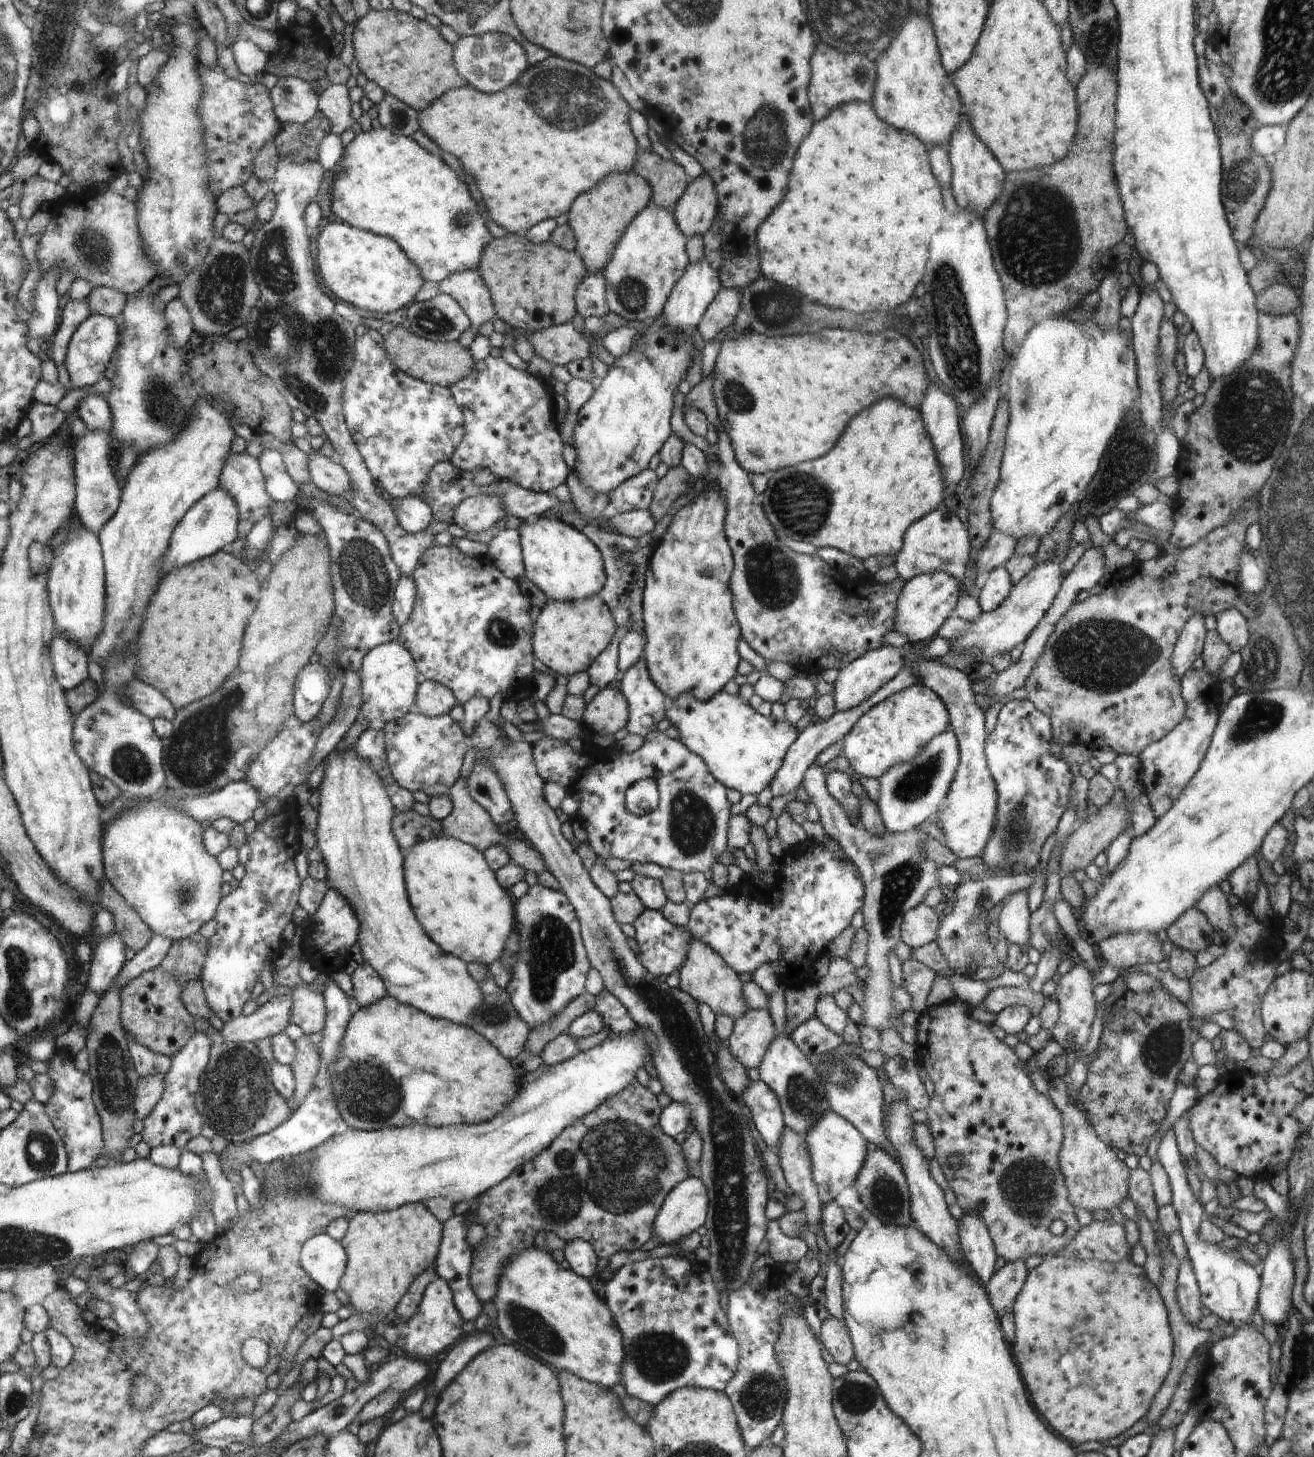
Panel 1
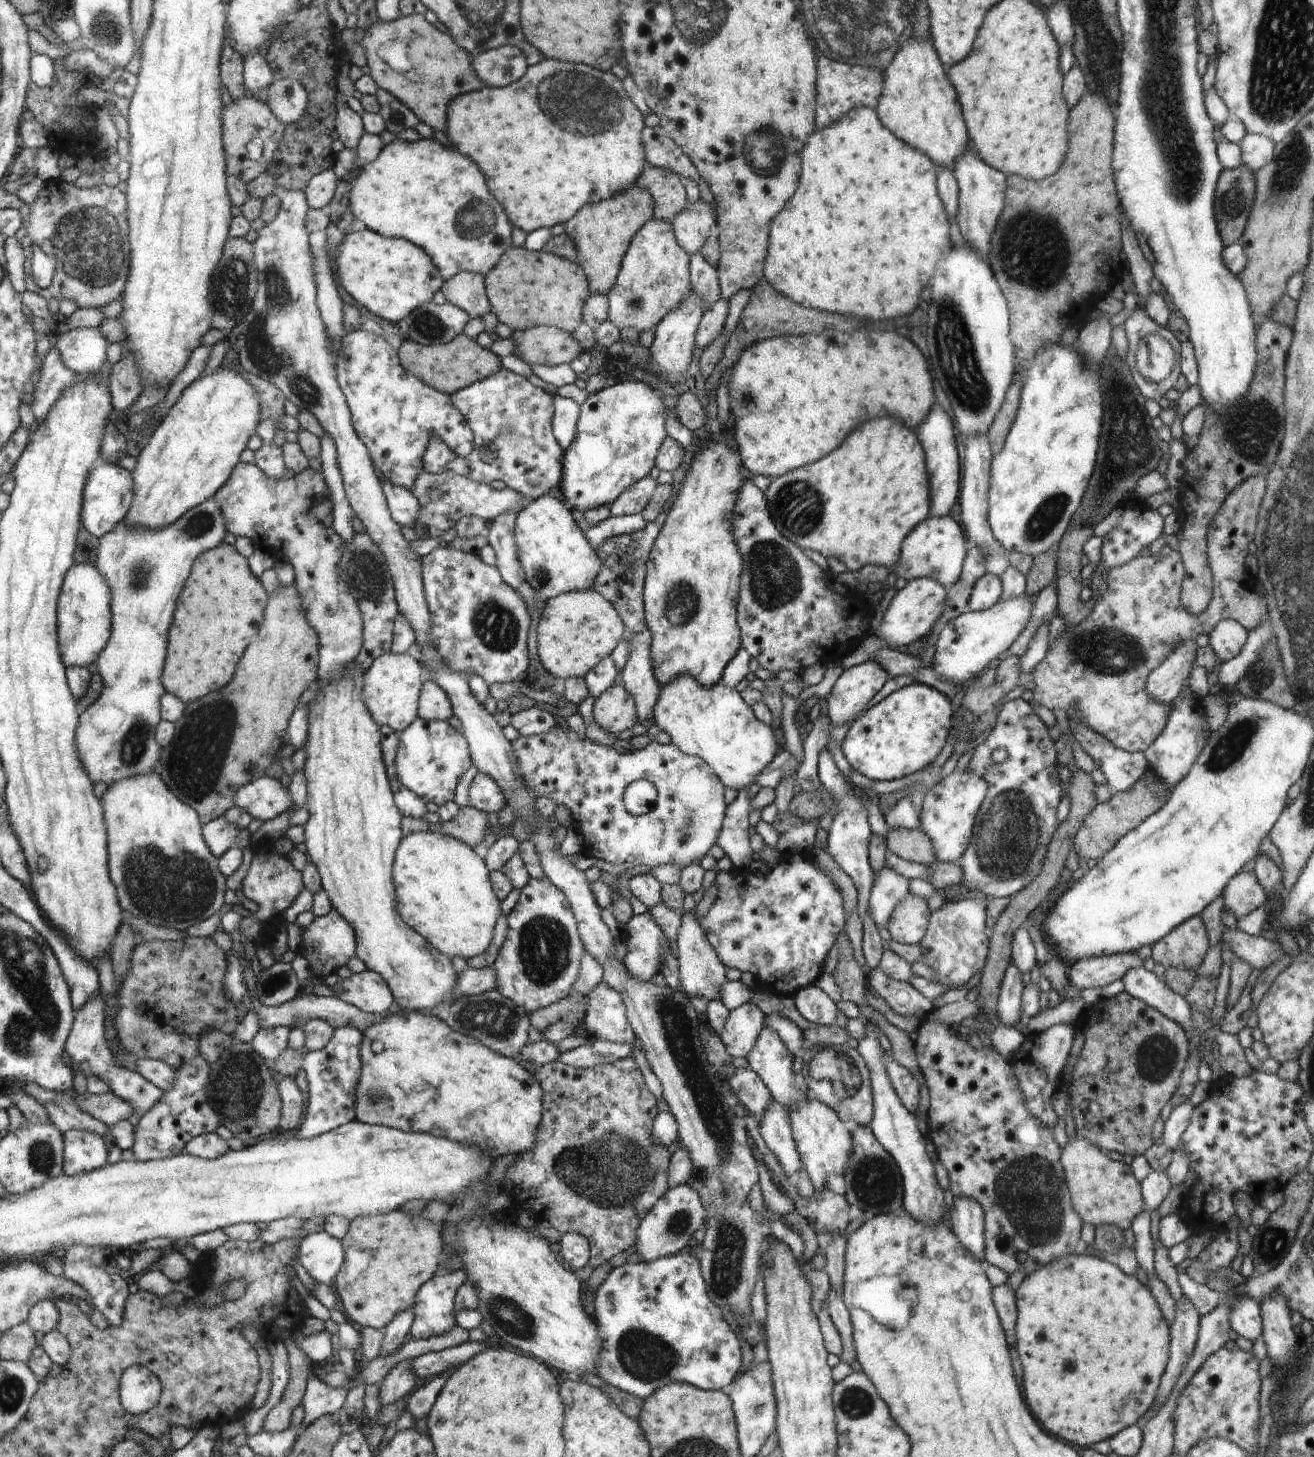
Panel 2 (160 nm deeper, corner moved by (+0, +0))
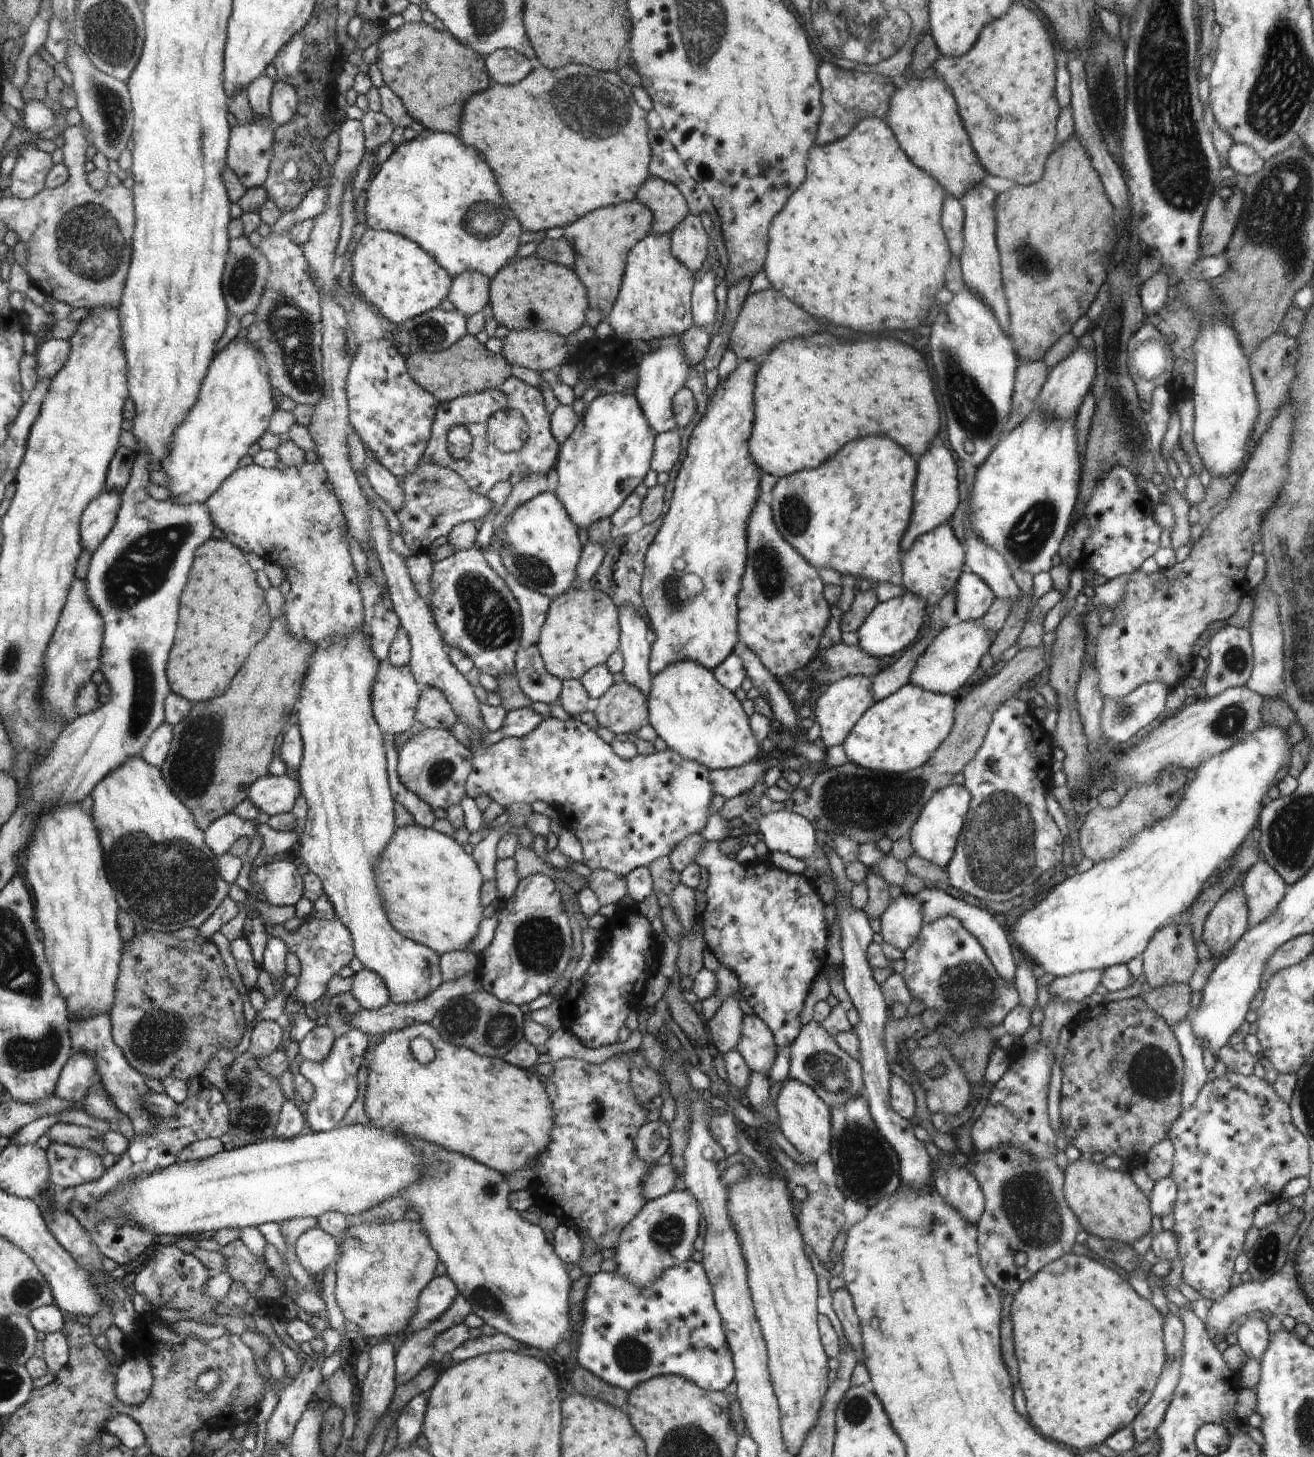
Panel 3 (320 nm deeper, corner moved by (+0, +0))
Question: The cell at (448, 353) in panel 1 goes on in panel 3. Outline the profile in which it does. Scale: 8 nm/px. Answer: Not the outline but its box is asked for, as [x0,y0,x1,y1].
[407,333,511,403]

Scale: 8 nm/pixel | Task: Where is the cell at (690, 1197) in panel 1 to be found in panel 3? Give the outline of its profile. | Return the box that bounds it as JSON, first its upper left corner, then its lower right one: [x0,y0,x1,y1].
[614,1189,700,1289]

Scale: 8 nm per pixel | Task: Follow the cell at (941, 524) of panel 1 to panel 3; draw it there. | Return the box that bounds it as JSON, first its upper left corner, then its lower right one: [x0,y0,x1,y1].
[903,522,964,608]

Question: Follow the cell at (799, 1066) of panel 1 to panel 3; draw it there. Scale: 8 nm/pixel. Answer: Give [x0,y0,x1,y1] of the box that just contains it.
[735,1013,778,1076]

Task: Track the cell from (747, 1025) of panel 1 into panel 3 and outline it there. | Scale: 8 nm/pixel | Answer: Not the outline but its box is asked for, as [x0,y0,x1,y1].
[707,995,743,1055]

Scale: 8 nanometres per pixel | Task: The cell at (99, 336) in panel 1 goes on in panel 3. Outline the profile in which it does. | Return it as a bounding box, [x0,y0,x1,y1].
[35,339,71,380]

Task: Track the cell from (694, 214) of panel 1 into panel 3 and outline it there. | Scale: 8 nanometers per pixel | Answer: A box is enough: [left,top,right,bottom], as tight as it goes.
[669,214,708,273]

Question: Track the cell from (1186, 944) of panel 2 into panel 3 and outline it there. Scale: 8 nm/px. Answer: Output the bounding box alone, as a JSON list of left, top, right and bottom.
[1141,923,1199,991]

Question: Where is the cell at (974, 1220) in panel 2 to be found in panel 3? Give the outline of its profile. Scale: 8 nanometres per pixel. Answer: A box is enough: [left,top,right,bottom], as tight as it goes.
[933,1153,985,1224]

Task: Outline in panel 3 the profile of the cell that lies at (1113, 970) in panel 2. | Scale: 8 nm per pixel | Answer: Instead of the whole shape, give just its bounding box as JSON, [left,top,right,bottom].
[1047,971,1103,1003]

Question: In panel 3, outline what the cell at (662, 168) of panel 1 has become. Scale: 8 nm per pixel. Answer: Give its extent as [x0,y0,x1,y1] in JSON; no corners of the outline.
[636,176,690,235]

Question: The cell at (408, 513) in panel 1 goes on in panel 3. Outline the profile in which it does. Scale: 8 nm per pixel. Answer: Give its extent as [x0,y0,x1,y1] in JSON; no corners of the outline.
[365,456,405,514]

